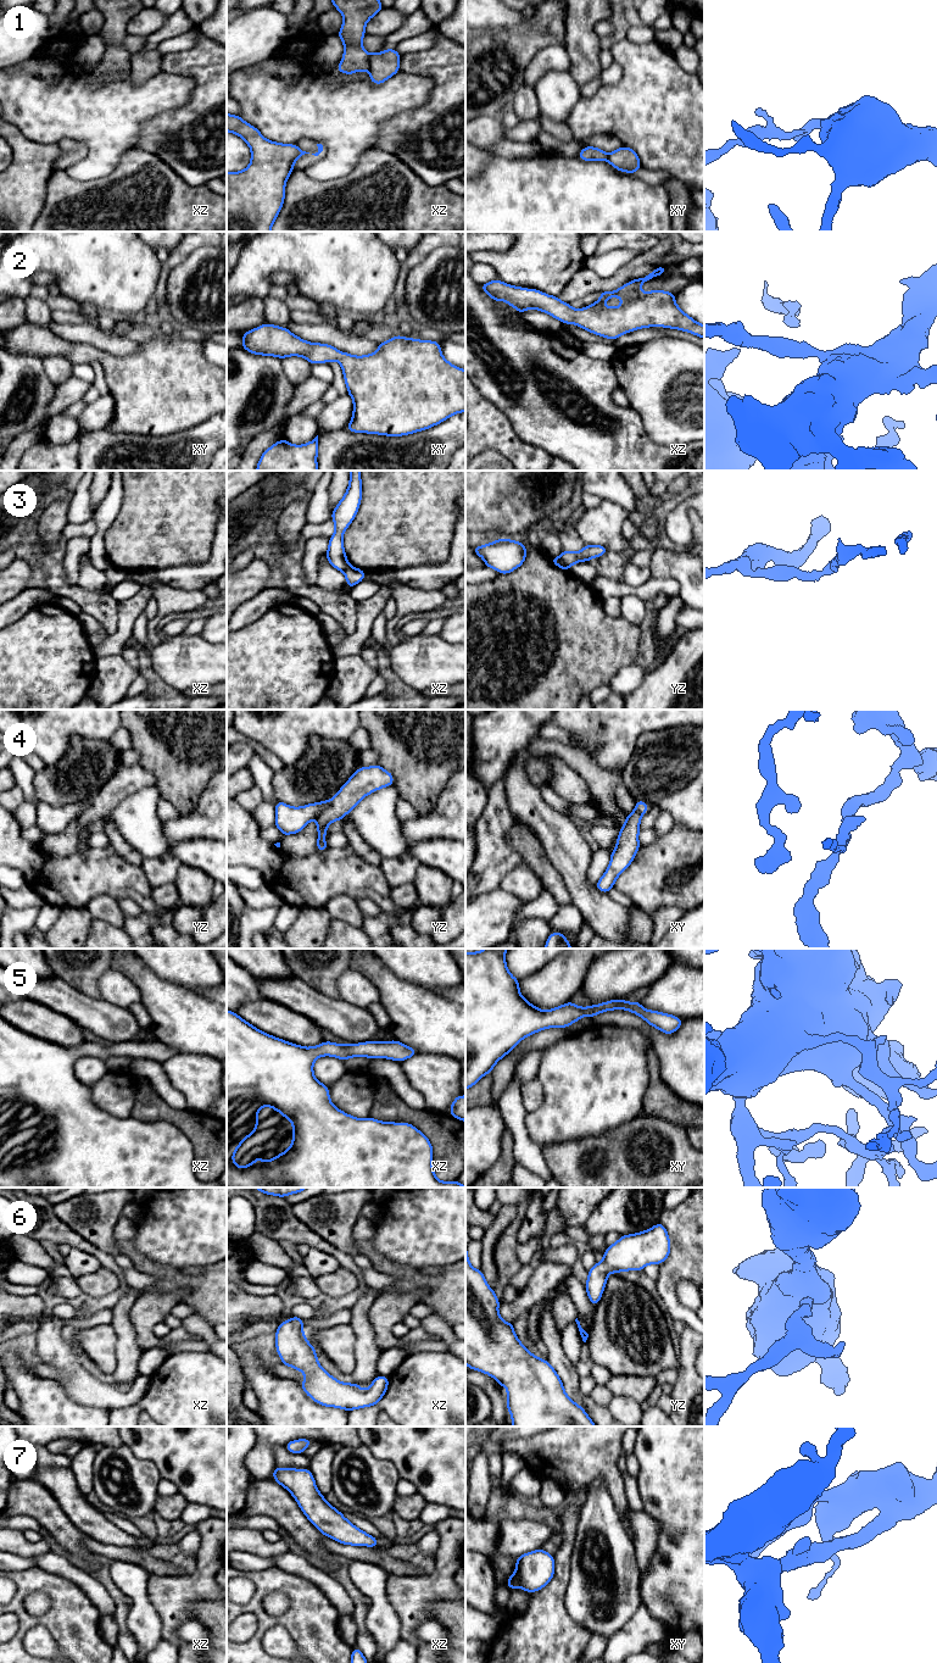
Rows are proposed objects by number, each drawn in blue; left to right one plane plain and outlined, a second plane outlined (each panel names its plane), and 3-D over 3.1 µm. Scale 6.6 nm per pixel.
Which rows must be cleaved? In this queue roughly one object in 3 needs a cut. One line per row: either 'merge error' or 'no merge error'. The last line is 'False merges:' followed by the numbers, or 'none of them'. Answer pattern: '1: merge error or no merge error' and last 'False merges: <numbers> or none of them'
1: merge error
2: no merge error
3: merge error
4: merge error
5: no merge error
6: no merge error
7: no merge error
False merges: 1, 3, 4

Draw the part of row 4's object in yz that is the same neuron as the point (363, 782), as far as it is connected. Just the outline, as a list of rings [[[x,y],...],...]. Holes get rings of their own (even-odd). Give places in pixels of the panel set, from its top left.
[[[378,764],[359,767],[331,797],[329,806],[317,819],[317,851],[328,849],[324,836],[330,823],[341,821],[367,795],[390,785],[394,785],[394,775],[383,767]]]

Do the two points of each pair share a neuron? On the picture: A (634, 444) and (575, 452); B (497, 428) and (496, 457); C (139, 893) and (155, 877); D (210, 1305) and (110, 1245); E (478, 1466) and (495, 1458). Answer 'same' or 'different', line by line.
A: same
B: different
C: different
D: different
E: different

